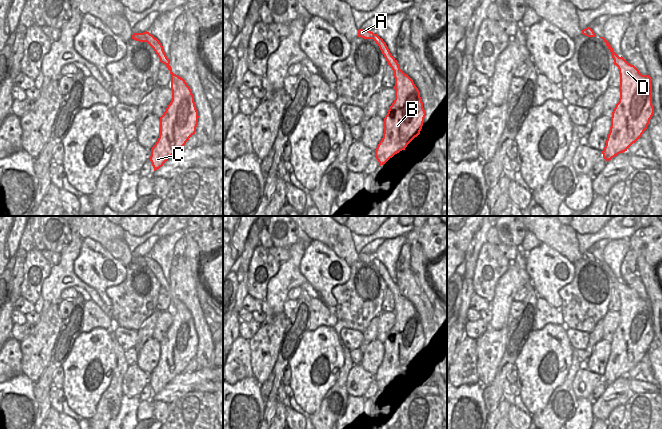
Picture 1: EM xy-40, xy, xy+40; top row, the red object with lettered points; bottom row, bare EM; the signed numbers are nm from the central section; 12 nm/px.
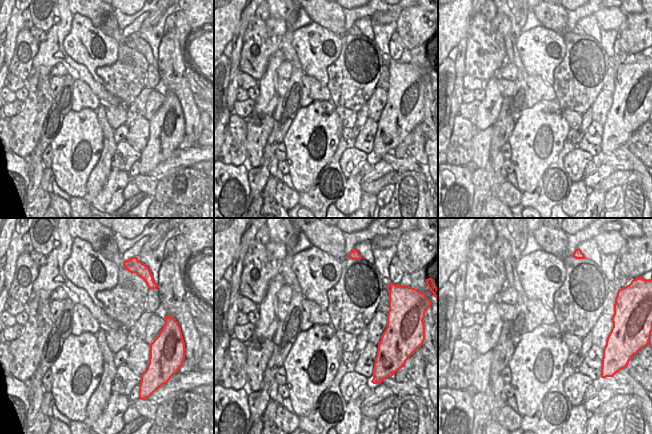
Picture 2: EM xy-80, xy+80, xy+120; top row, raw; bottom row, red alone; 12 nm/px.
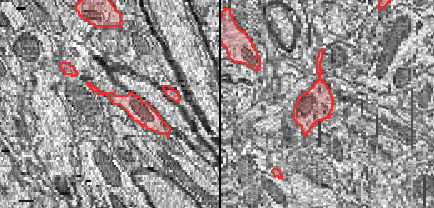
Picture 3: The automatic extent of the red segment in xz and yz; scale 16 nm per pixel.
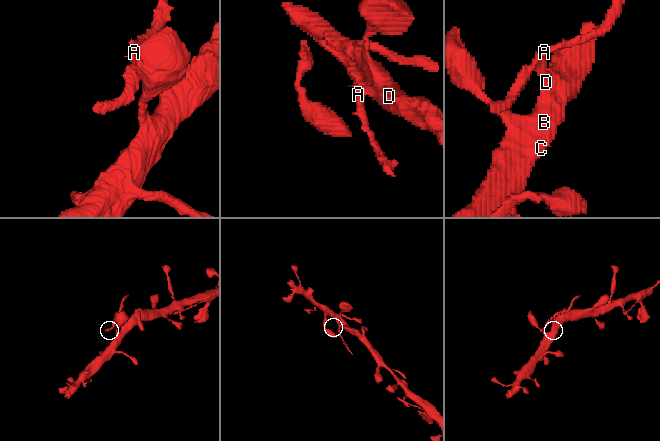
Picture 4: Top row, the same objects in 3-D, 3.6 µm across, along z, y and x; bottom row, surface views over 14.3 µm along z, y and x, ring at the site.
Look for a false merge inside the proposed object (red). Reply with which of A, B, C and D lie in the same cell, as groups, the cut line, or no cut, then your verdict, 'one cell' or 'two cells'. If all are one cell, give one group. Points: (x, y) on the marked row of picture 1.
A / B C D; cut in xy+40 along (619, 57), (619, 62), (616, 65); two cells

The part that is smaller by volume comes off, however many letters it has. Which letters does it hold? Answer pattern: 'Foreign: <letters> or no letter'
Foreign: A

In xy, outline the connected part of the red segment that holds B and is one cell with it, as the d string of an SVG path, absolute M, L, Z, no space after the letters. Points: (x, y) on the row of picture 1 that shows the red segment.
M397 60L390 66L394 71L395 100L384 118L383 138L375 150L379 166L402 150L420 134L426 112L420 92L413 80L399 67Z

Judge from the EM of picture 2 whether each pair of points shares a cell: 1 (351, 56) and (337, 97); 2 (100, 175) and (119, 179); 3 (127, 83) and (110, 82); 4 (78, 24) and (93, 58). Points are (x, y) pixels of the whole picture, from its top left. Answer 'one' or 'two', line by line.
1: one
2: two
3: one
4: one

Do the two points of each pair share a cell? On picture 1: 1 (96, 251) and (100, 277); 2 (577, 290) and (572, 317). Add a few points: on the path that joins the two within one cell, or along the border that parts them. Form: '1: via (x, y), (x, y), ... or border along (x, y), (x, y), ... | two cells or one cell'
1: via (96, 257), (96, 267), (100, 271) | one cell
2: via (577, 297), (577, 310) | one cell

